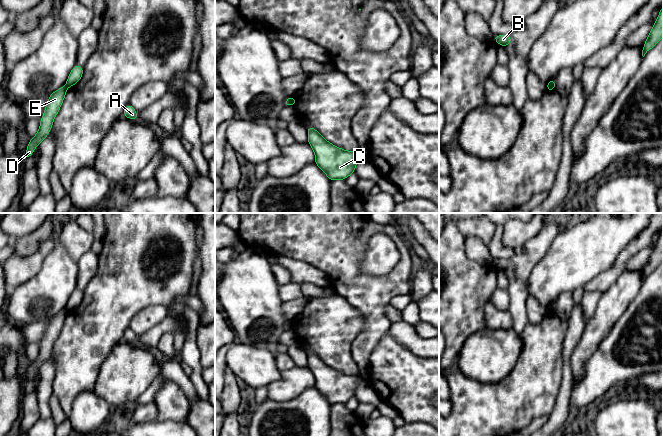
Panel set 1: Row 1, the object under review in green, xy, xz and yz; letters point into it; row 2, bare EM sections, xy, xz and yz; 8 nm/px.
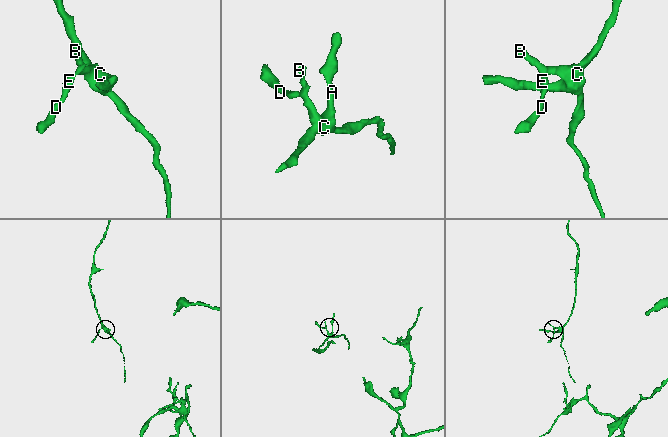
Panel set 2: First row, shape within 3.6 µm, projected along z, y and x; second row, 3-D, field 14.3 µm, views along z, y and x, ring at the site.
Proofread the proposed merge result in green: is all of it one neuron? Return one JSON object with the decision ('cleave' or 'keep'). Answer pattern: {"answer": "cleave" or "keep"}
{"answer": "cleave"}

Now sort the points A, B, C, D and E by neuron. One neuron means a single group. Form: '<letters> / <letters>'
A B C / D E

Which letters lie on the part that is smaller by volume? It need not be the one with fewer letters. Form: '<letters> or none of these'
D, E

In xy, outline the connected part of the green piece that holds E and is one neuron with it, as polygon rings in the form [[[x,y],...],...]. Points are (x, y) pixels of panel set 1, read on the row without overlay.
[[[64,309],[49,319],[49,324],[46,328],[44,338],[40,344],[38,357],[31,362],[26,372],[26,378],[23,382],[31,380],[34,377],[36,370],[40,368],[50,357],[53,345],[60,334],[66,316],[67,310]]]

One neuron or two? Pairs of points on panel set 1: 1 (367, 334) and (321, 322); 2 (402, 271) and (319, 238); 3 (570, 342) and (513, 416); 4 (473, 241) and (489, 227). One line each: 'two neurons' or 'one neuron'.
1: two neurons
2: one neuron
3: two neurons
4: two neurons

